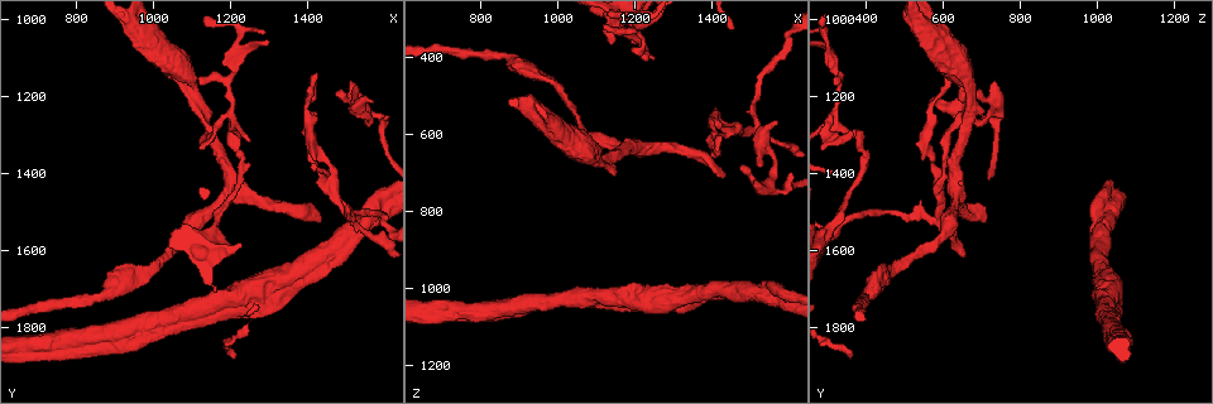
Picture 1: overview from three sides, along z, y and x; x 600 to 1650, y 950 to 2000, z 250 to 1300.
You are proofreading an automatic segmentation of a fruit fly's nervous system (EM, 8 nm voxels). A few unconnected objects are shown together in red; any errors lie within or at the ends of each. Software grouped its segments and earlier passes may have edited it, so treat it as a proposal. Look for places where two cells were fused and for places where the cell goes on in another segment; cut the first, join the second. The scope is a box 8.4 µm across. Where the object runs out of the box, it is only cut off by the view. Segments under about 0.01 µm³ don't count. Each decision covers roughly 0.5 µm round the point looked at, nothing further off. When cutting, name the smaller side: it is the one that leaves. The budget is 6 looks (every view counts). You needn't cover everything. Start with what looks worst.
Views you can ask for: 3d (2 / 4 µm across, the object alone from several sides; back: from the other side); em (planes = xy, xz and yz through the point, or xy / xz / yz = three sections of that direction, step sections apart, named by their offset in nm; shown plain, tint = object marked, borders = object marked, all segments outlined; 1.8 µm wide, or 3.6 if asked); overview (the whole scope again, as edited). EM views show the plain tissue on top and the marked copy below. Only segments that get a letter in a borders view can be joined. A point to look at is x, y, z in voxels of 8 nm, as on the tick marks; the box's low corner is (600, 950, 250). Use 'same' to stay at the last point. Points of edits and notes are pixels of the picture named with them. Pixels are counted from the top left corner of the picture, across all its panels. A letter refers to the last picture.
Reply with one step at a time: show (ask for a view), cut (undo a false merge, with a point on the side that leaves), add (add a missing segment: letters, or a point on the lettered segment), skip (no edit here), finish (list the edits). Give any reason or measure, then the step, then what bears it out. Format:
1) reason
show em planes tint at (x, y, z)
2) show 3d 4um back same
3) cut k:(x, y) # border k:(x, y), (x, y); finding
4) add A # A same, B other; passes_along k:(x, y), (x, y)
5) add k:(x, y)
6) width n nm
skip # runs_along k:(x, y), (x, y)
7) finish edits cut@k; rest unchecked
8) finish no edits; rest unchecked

free end
show 3d 2um back at (1420, 1510, 715)

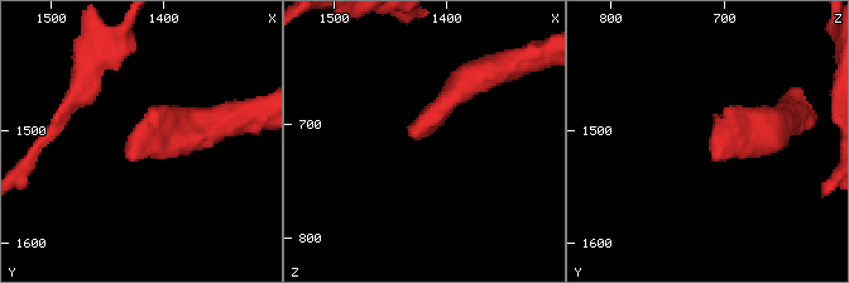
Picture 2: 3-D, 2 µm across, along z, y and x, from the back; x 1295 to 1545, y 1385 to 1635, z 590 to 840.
show em planes tint at (1426, 1518, 716)

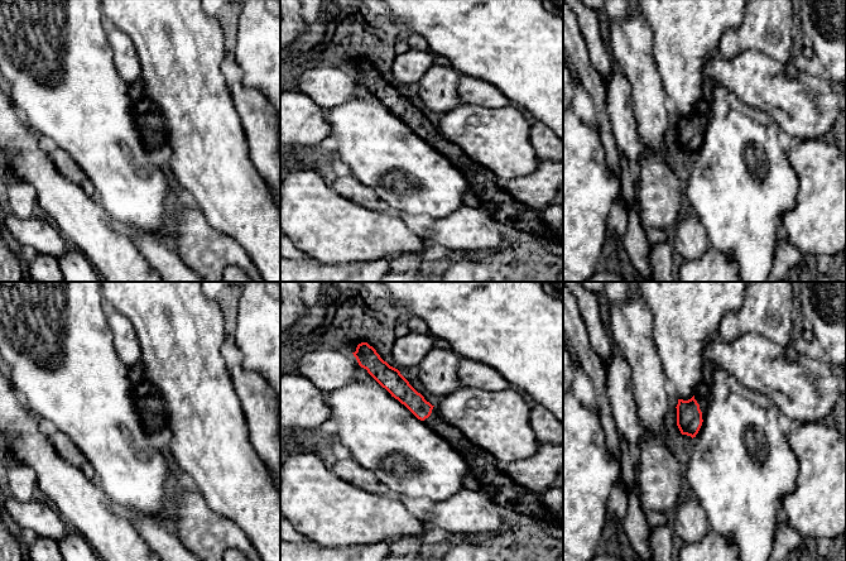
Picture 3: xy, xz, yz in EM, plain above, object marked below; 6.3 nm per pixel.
see the neighbours
show em planes borders same

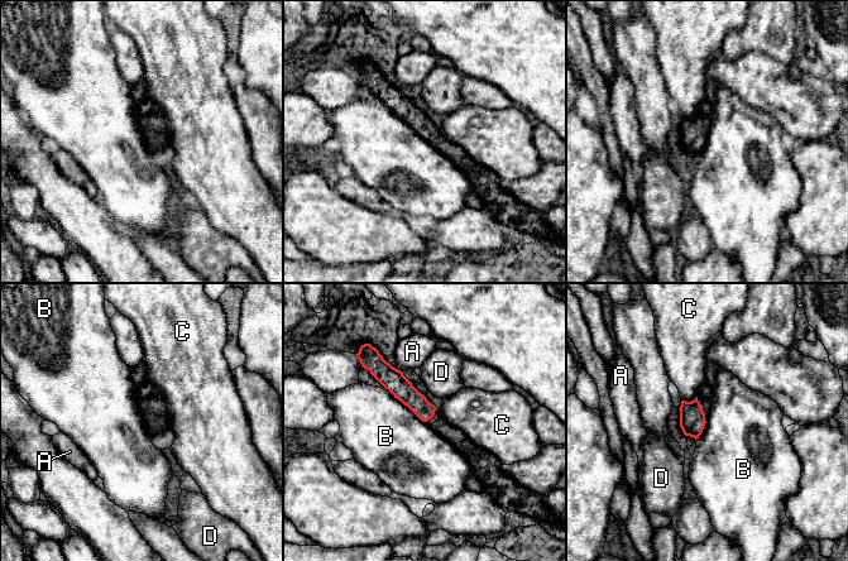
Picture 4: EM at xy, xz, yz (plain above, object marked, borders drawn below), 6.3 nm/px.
skip # A other, B other, C other, D other; no lettered segment goes on from it

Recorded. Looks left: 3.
an open end
show em planes borders at (1565, 1210, 575)

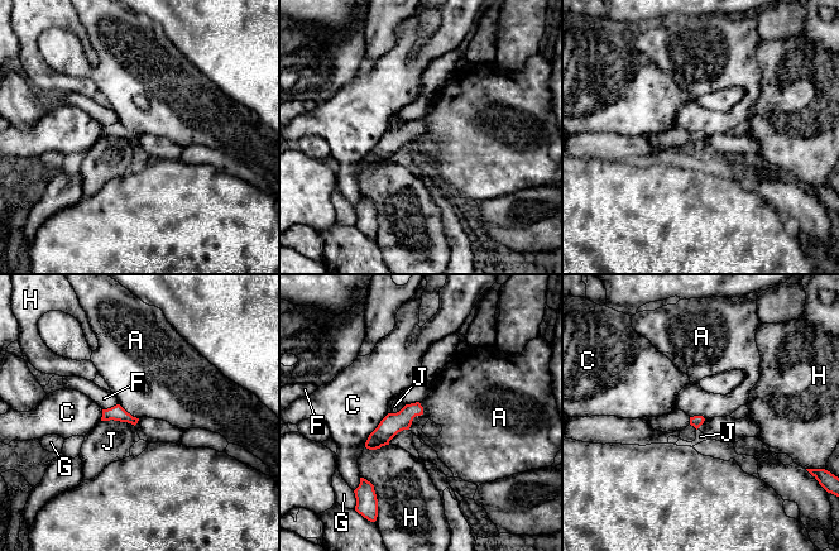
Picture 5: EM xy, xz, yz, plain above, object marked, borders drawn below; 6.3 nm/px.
skip # A other, C other, F other, G other, H other, J other; border 5:(420, 402), (422, 412), (408, 429); no lettered segment goes on from it

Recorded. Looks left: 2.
sharp bend
show em planes borders at (1200, 1260, 320)

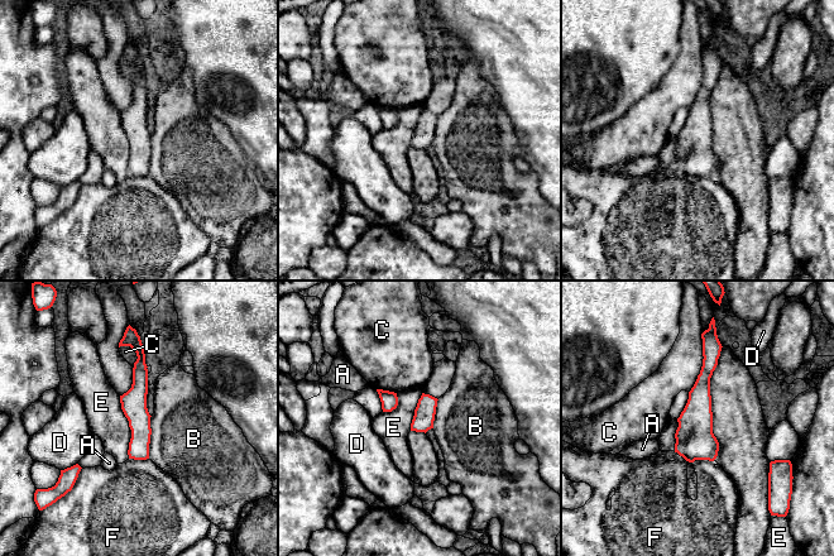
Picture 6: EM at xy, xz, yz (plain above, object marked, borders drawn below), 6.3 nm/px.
width 130 nm
skip # A other, B other, C other, D other, E other, F other; runs_along 6:(709, 346), (689, 458); all the same cell

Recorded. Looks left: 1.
finish no edits; rest unchecked

